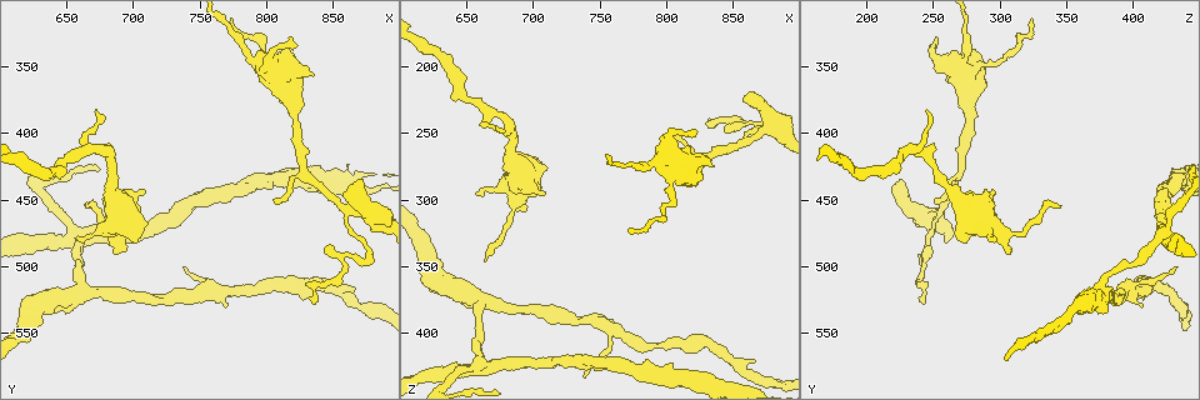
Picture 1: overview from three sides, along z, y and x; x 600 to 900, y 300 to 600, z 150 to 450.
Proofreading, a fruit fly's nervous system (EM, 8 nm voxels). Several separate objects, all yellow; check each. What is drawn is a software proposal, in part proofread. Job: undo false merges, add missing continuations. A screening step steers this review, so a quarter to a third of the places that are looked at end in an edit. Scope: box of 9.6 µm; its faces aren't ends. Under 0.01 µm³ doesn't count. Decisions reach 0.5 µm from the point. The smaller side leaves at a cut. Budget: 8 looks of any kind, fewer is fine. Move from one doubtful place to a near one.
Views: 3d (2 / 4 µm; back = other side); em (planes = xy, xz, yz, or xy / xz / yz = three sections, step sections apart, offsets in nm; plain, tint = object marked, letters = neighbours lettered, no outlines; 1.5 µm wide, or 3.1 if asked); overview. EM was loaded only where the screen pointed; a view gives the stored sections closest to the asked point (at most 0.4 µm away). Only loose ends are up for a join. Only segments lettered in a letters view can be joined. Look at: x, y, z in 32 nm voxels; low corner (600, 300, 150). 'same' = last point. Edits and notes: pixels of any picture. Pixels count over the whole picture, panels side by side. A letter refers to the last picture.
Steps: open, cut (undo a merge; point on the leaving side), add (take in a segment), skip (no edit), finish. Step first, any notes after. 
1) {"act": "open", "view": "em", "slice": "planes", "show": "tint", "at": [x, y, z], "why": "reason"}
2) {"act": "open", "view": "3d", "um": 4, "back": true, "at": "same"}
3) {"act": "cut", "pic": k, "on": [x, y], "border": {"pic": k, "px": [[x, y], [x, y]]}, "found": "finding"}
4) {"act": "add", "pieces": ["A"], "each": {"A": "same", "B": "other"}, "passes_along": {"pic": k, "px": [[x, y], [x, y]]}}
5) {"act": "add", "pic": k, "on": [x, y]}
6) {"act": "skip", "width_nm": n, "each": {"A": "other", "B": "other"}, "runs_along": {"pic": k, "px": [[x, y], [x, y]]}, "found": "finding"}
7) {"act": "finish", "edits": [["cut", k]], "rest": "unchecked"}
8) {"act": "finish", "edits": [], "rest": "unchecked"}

{"act": "open", "view": "3d", "um": 4, "at": [706, 442, 296], "why": "branch stops here"}

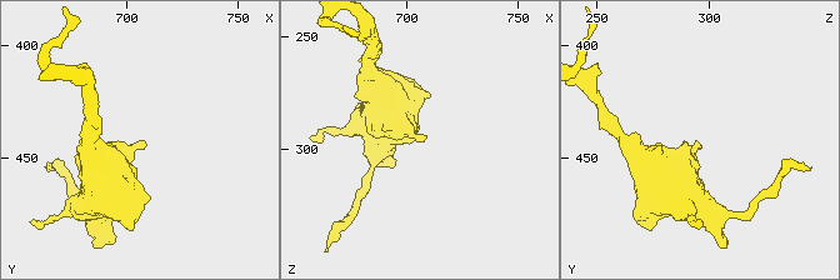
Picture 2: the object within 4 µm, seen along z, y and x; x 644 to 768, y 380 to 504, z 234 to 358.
{"act": "open", "view": "em", "slice": "planes", "show": "letters", "at": [708, 444, 294]}

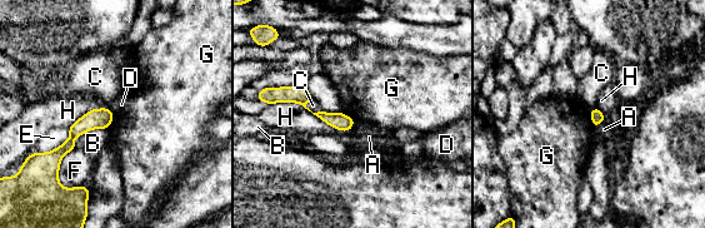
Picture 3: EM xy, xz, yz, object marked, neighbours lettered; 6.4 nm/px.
{"act": "skip", "each": {"A": "other", "B": "other", "C": "other", "D": "other", "E": "other", "F": "other", "G": "other", "H": "other"}, "border": {"pic": 3, "px": [[589, 110], [591, 124], [595, 128]]}, "found": "no lettered segment goes on from it"}

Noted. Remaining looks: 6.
{"act": "open", "view": "em", "slice": "planes", "show": "plain", "at": [820, 328, 254]}

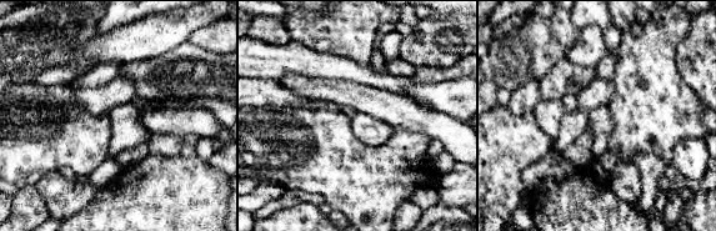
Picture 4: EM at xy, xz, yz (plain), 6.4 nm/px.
{"act": "open", "view": "em", "slice": "planes", "show": "tint", "at": "same", "why": "where the object lies"}

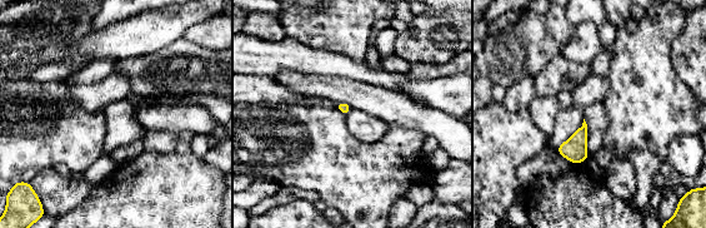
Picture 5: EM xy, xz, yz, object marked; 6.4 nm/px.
{"act": "open", "view": "em", "slice": "planes", "show": "letters", "at": "same", "why": "see the neighbours"}

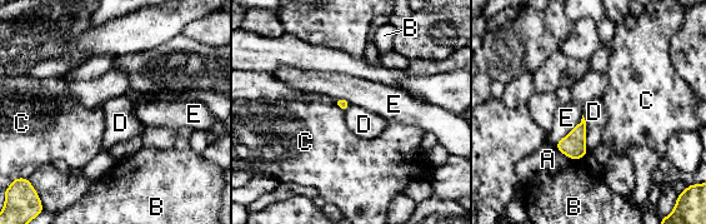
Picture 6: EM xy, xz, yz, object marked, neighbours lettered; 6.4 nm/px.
{"act": "skip", "each": {"A": "other", "B": "other", "C": "other", "D": "other", "E": "other"}, "border": {"pic": 6, "px": [[582, 114], [587, 152]]}, "found": "none of them fits"}

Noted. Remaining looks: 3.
{"act": "open", "view": "3d", "um": 2, "at": [872, 434, 222]}

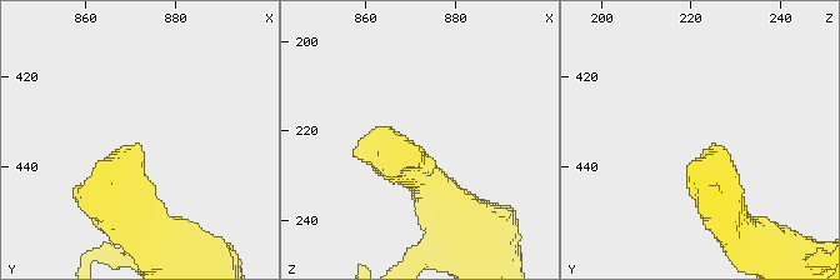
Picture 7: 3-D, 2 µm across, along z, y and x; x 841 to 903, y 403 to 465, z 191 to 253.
{"act": "open", "view": "em", "slice": "planes", "show": "tint", "at": [873, 436, 224], "why": "shape alone is not enough"}

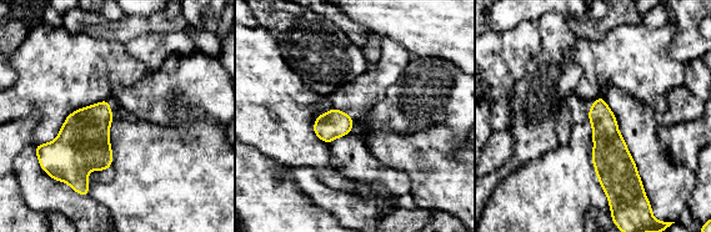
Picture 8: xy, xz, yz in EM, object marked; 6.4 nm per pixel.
{"act": "open", "view": "em", "slice": "planes", "show": "letters", "at": "same"}

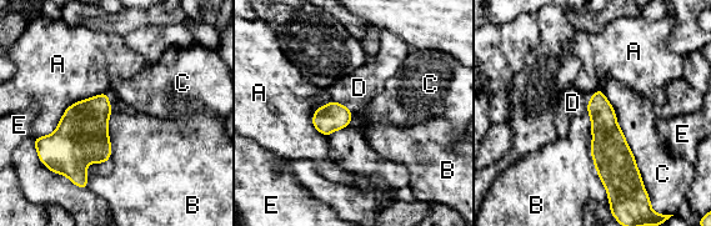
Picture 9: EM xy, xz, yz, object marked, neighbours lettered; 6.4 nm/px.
{"act": "add", "pieces": ["D"], "each": {"A": "other", "B": "other", "C": "other", "D": "same", "E": "other"}, "passes_along": {"pic": 9, "px": [[333, 116], [339, 104], [359, 88]]}, "found": "it goes on there"}

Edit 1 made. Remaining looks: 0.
{"act": "finish", "edits": [["add", 9]], "rest": "unchecked"}

